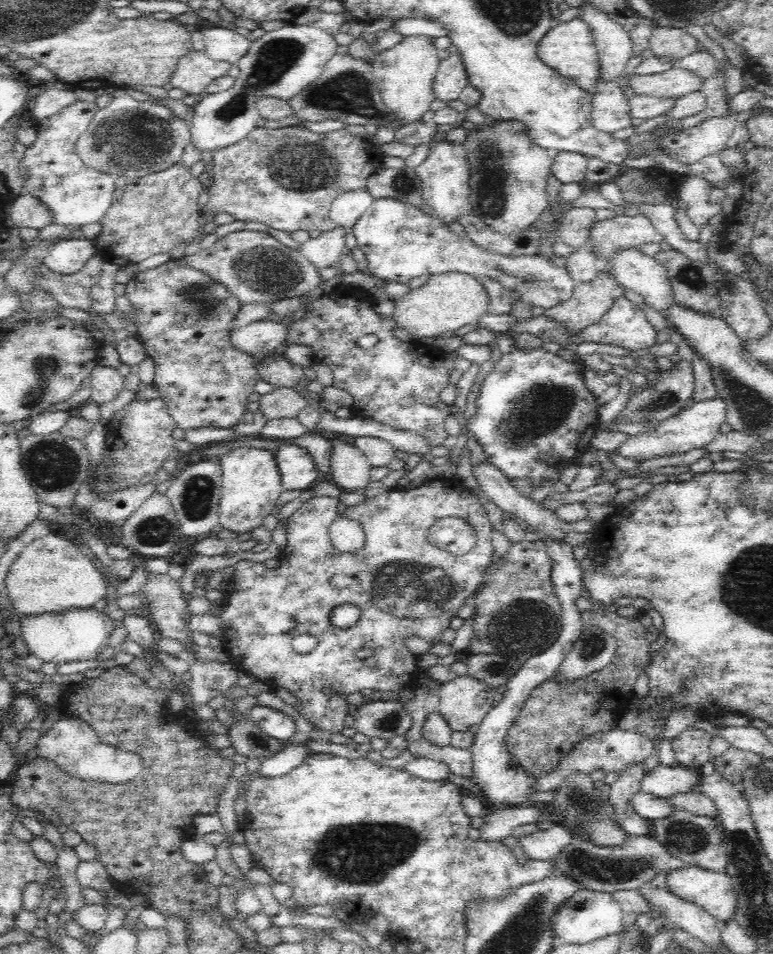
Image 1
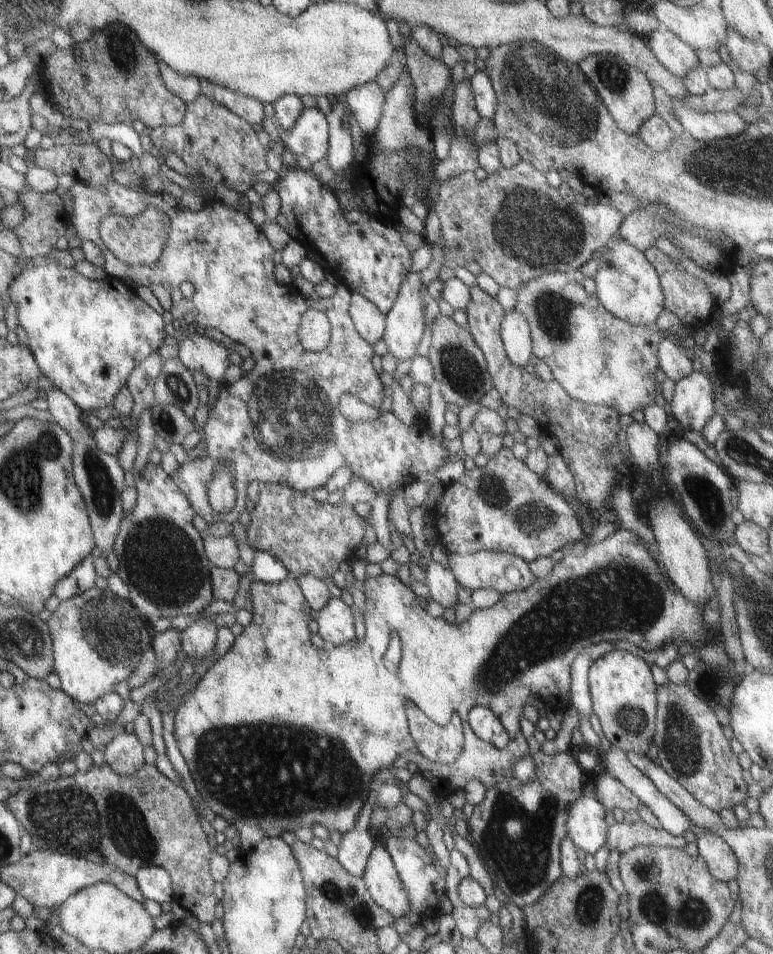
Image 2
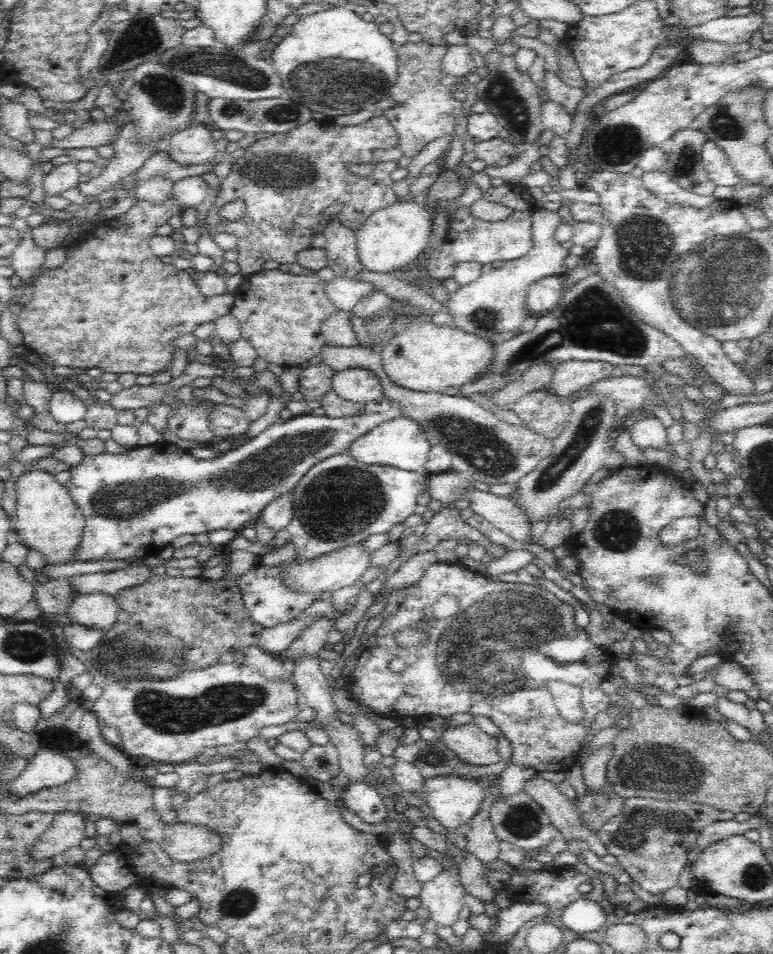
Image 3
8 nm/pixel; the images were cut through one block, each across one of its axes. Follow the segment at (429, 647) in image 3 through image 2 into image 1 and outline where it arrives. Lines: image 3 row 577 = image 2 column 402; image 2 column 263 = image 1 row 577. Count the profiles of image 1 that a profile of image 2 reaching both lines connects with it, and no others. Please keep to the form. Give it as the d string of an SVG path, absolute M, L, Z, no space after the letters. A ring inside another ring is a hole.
M432 480L420 488L412 490L388 490L374 498L366 498L364 504L346 508L346 516L360 522L366 532L366 550L358 556L342 556L334 552L330 544L330 526L338 518L340 498L316 496L310 502L288 518L286 538L288 546L282 552L280 570L268 570L264 564L240 562L236 564L234 584L242 592L234 594L220 616L224 628L222 646L230 652L232 666L254 674L256 680L272 682L278 688L290 692L296 698L294 712L314 724L314 730L324 730L328 734L342 734L346 728L346 718L352 710L346 696L362 694L362 690L384 692L400 696L400 692L410 690L418 676L420 668L416 666L420 656L412 654L406 646L410 638L422 638L430 648L442 644L442 638L452 630L452 620L458 618L460 608L470 604L474 596L484 586L486 572L494 562L494 542L492 542L492 524L484 512L484 506L474 498L468 488L454 480ZM444 518L464 518L478 532L478 546L470 554L448 554L432 544L428 530ZM338 606L354 606L360 616L354 626L338 628L332 624L332 614ZM298 636L314 636L318 646L308 654L298 654L292 646Z

